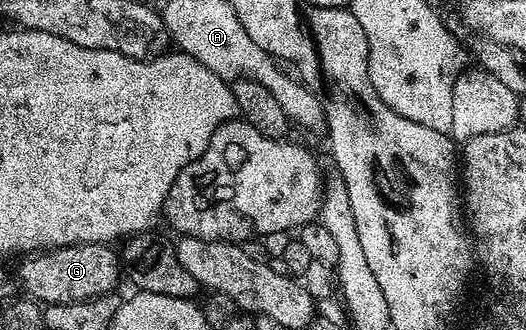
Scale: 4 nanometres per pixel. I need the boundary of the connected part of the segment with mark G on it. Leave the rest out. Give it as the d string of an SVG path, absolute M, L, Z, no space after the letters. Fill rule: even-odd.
M67 243L54 245L17 260L17 280L21 290L39 304L88 301L111 294L120 279L120 259L113 246L105 243Z

